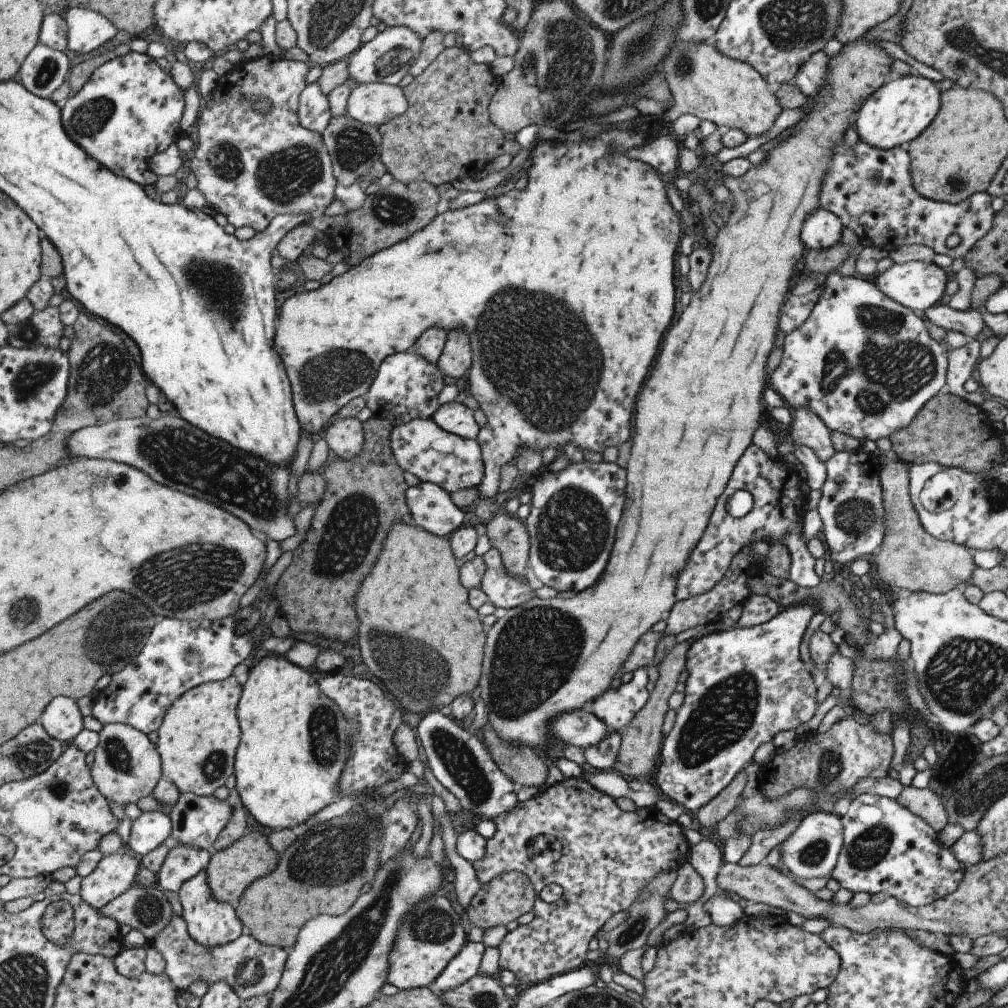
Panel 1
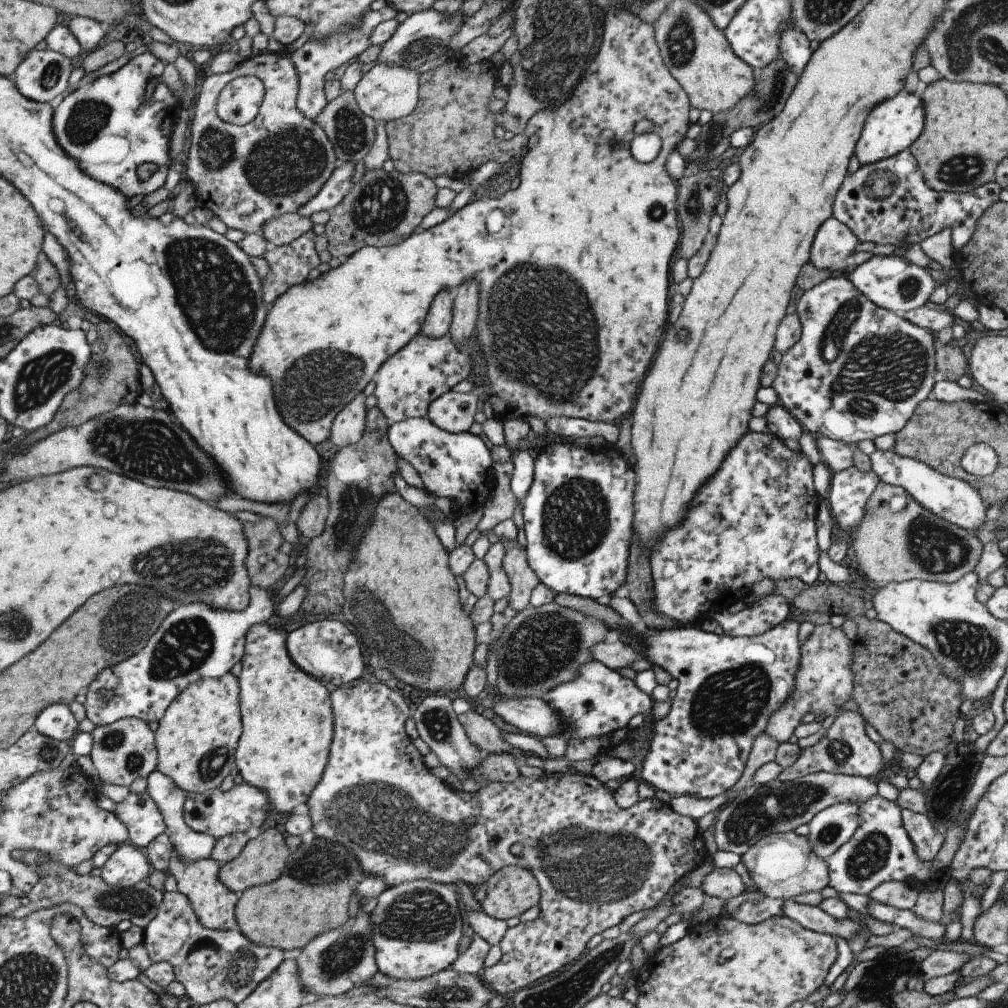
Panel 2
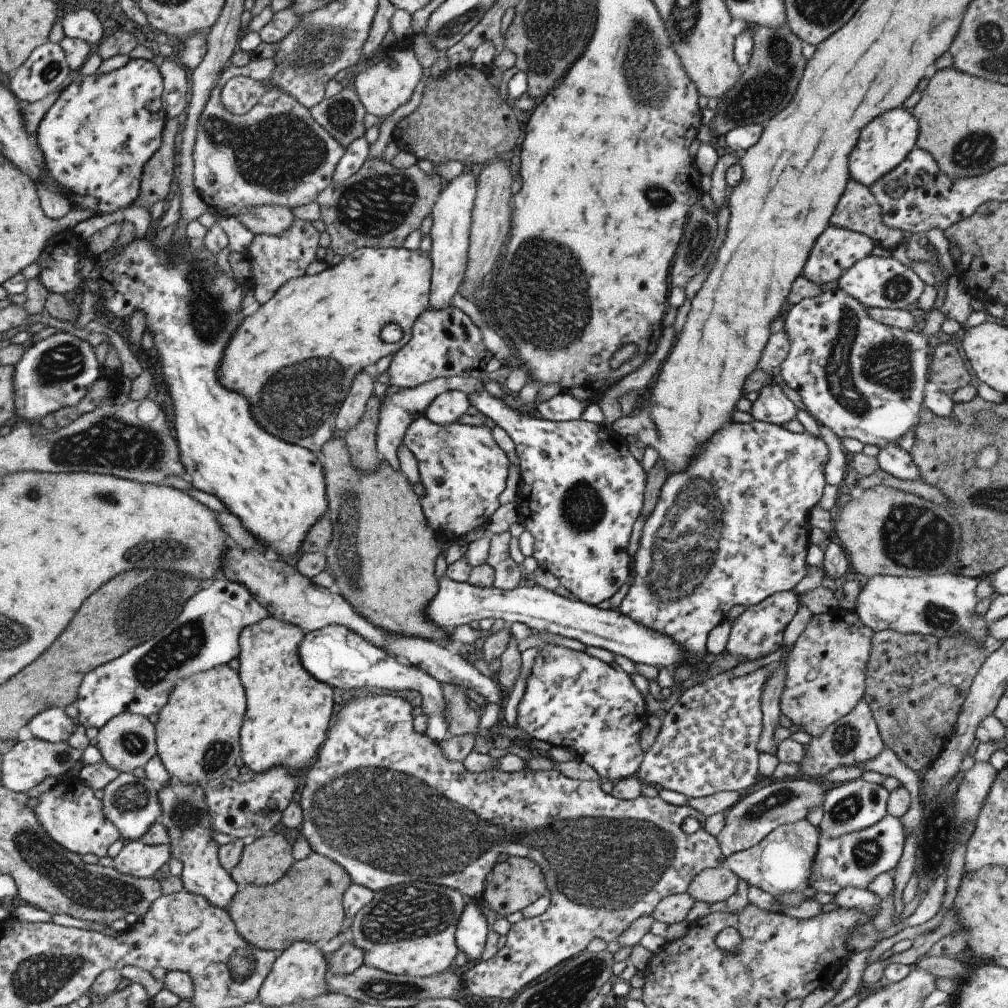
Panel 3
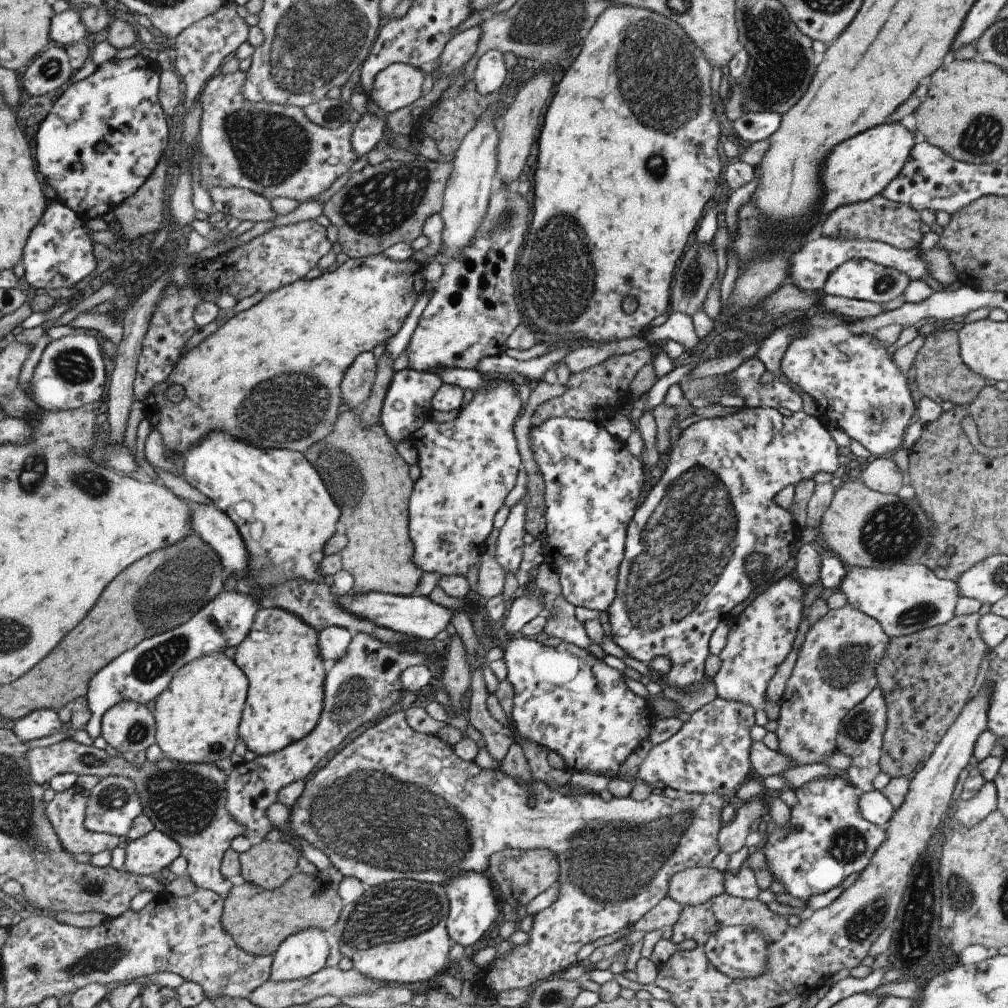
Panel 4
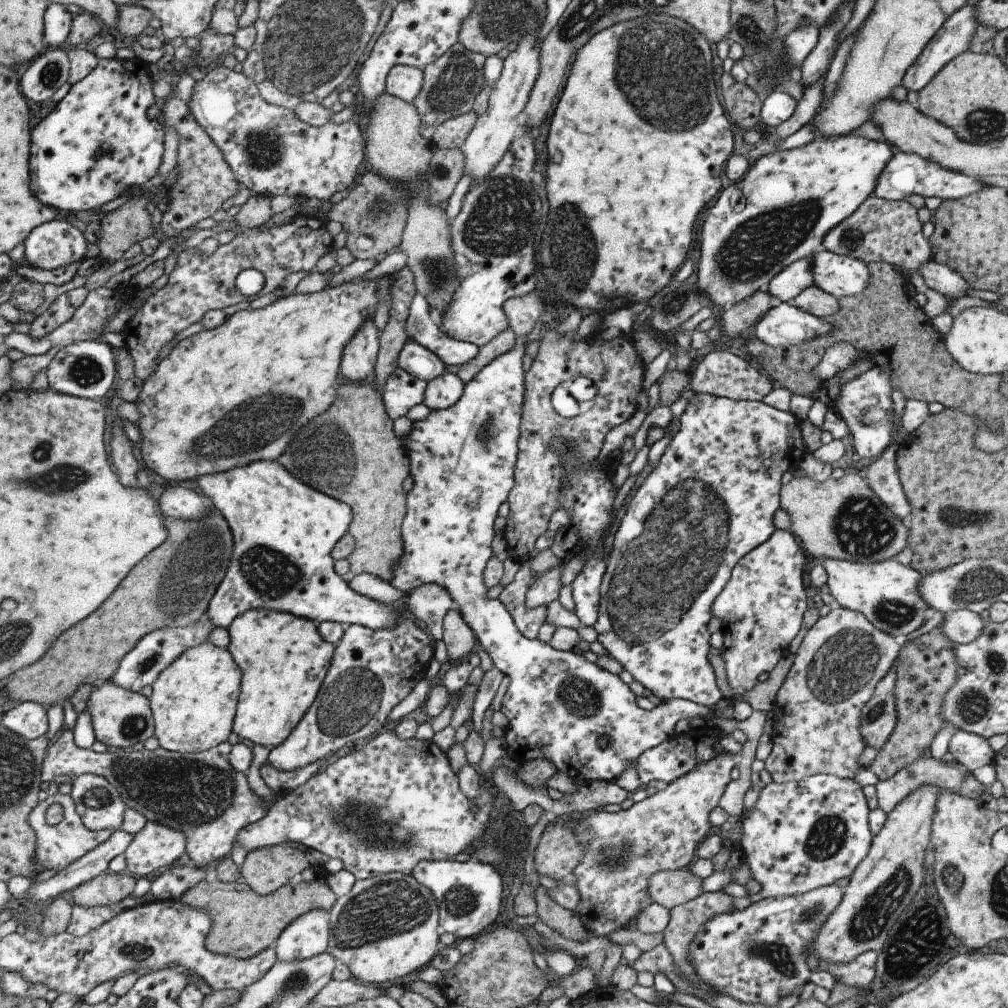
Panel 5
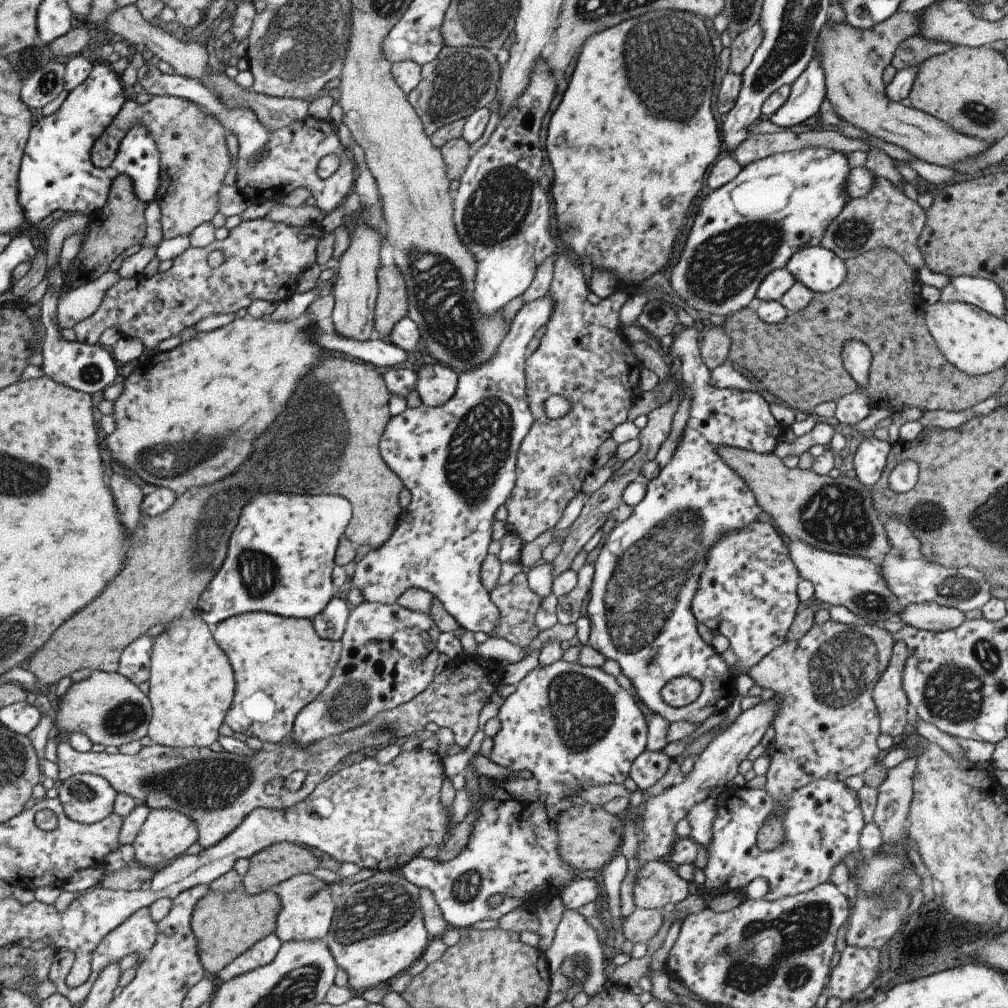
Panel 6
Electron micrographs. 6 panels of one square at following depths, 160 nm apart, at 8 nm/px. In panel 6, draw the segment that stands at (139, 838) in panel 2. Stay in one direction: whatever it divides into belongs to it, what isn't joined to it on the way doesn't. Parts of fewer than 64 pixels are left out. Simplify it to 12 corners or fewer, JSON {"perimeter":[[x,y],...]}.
{"perimeter":[[77,774],[58,788],[67,816],[97,824],[115,812],[109,780]]}

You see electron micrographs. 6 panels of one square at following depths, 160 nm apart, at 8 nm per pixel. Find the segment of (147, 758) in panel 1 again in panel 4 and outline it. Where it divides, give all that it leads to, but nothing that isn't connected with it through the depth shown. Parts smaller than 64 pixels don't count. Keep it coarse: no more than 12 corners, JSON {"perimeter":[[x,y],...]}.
{"perimeter":[[121,701],[102,718],[118,752],[143,756],[157,742],[154,712]]}

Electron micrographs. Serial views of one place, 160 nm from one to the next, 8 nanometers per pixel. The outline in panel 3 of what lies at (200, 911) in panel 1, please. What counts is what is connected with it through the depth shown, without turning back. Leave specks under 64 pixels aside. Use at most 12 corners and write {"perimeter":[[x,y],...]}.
{"perimeter":[[161,787],[158,821],[184,888],[229,911],[241,887],[220,861],[206,787]]}

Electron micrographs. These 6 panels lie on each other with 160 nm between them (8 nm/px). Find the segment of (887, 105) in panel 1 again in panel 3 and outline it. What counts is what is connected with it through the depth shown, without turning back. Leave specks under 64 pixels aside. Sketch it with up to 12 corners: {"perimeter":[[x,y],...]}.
{"perimeter":[[895,108],[849,152],[848,178],[869,187],[915,146],[918,124]]}

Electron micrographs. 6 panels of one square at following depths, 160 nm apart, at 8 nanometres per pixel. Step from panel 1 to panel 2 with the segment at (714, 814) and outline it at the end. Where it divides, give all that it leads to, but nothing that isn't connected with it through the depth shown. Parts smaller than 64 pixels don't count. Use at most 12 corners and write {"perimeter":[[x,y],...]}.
{"perimeter":[[764,730],[753,739],[744,771],[727,791],[747,788],[754,770],[773,761],[780,742]]}

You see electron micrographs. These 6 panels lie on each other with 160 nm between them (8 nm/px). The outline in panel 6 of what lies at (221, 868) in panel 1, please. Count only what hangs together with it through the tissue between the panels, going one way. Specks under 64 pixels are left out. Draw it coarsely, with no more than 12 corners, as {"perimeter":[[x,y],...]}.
{"perimeter":[[279,842],[251,856],[248,894],[317,868],[311,850]]}

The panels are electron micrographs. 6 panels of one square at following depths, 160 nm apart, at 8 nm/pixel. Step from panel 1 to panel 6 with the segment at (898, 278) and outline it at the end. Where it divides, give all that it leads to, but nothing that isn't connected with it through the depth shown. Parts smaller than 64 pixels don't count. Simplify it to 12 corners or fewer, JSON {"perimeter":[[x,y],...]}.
{"perimeter":[[819,245],[797,250],[784,268],[813,293],[847,276],[844,261]]}

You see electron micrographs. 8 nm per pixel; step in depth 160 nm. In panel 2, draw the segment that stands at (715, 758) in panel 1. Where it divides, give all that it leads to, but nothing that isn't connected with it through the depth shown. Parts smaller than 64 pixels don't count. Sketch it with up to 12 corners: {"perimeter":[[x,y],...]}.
{"perimeter":[[799,623],[633,630],[678,680],[641,780],[710,799],[790,695]]}

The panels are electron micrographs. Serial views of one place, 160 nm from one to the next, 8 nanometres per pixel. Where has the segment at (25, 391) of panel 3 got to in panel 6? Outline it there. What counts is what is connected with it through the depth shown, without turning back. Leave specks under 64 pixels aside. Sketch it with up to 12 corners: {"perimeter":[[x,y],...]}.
{"perimeter":[[47,287],[39,320],[44,375],[95,397],[119,366],[100,345],[69,342]]}

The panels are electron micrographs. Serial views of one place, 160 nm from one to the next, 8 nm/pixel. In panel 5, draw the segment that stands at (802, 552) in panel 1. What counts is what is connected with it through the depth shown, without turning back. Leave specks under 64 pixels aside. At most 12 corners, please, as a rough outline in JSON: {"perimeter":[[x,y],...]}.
{"perimeter":[[694,393],[620,514],[593,630],[711,708],[711,602],[801,422]]}

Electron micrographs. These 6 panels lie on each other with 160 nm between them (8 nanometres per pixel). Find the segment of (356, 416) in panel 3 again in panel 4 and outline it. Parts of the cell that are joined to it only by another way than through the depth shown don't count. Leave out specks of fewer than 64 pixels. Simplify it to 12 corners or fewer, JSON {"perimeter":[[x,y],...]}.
{"perimeter":[[371,351],[355,355],[340,382],[343,406],[359,410],[376,373]]}

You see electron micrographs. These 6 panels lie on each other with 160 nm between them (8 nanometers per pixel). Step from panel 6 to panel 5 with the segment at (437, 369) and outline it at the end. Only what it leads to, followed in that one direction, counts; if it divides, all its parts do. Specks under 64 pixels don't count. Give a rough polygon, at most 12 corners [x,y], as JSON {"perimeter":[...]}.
{"perimeter":[[451,372],[426,384],[422,404],[451,408],[463,382]]}

